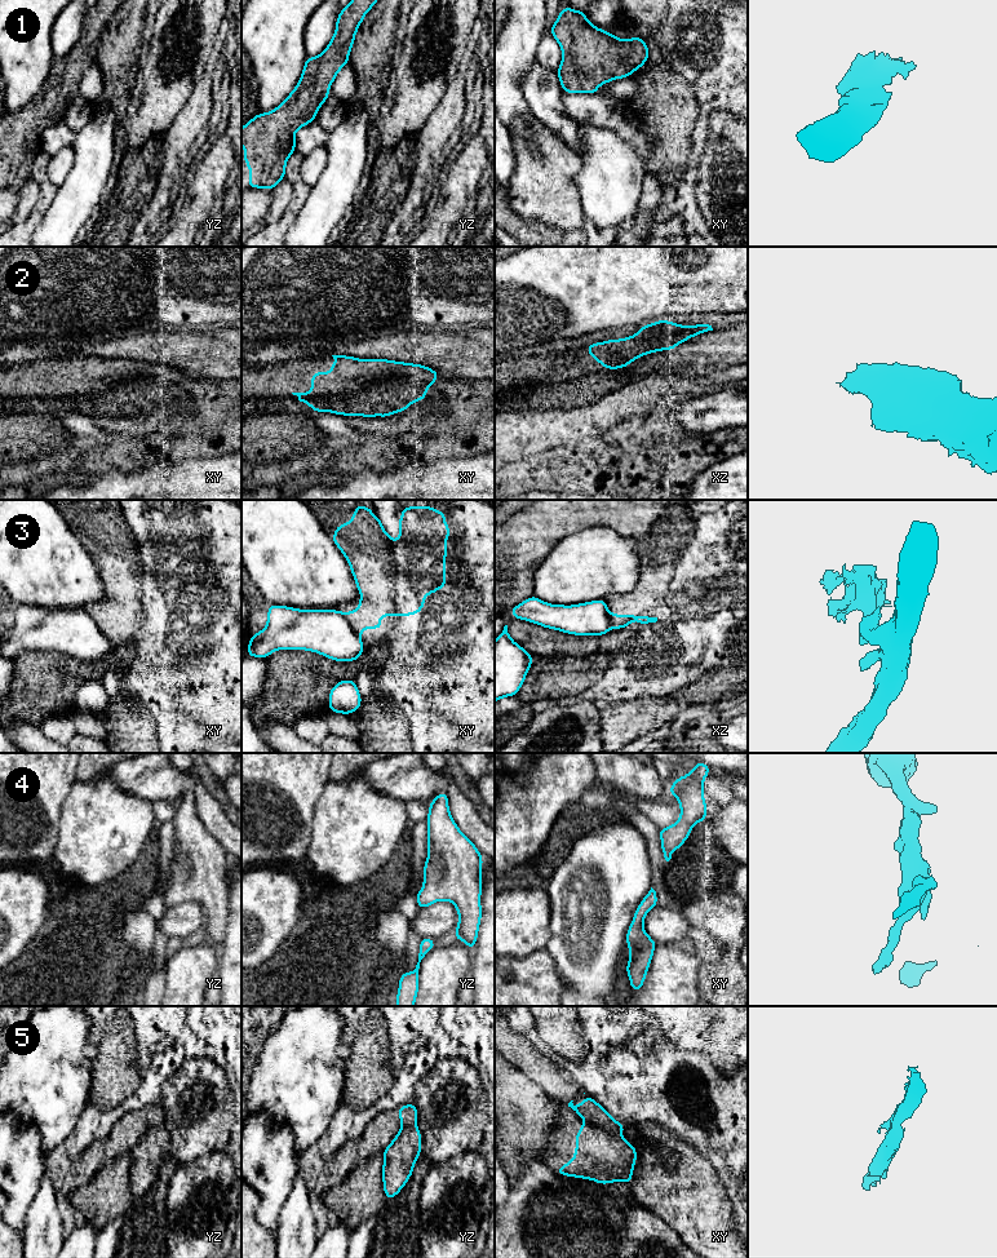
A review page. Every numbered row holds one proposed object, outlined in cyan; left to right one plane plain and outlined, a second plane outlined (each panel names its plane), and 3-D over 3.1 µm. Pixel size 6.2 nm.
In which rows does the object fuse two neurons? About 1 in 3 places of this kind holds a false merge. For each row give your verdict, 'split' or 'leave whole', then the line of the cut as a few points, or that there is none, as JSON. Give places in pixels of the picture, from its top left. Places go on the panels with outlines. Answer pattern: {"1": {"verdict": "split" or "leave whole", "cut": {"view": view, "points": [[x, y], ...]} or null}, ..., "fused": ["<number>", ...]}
{"1": {"verdict": "leave whole", "cut": null}, "2": {"verdict": "split", "cut": {"view": "xy", "points": [[359, 359], [350, 366], [346, 390], [331, 395], [332, 412]]}}, "3": {"verdict": "split", "cut": {"view": "xy", "points": [[339, 612], [359, 637]]}}, "4": {"verdict": "leave whole", "cut": null}, "5": {"verdict": "split", "cut": {"view": "xy", "points": [[586, 1121], [596, 1126], [602, 1126], [619, 1137]]}}, "fused": ["2", "3", "5"]}

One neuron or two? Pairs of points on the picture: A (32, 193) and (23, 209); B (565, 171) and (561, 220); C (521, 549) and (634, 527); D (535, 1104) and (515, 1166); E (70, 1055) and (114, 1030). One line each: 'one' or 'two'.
A: one
B: one
C: one
D: one
E: two

